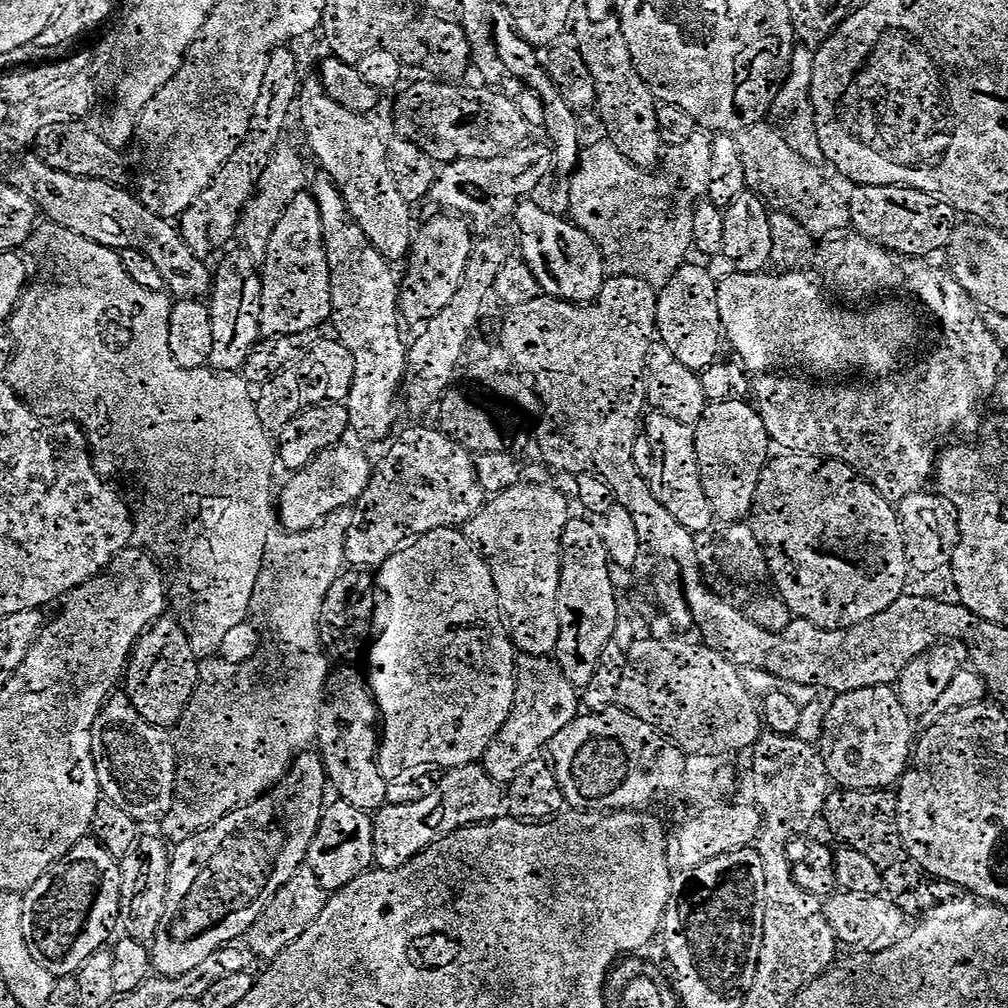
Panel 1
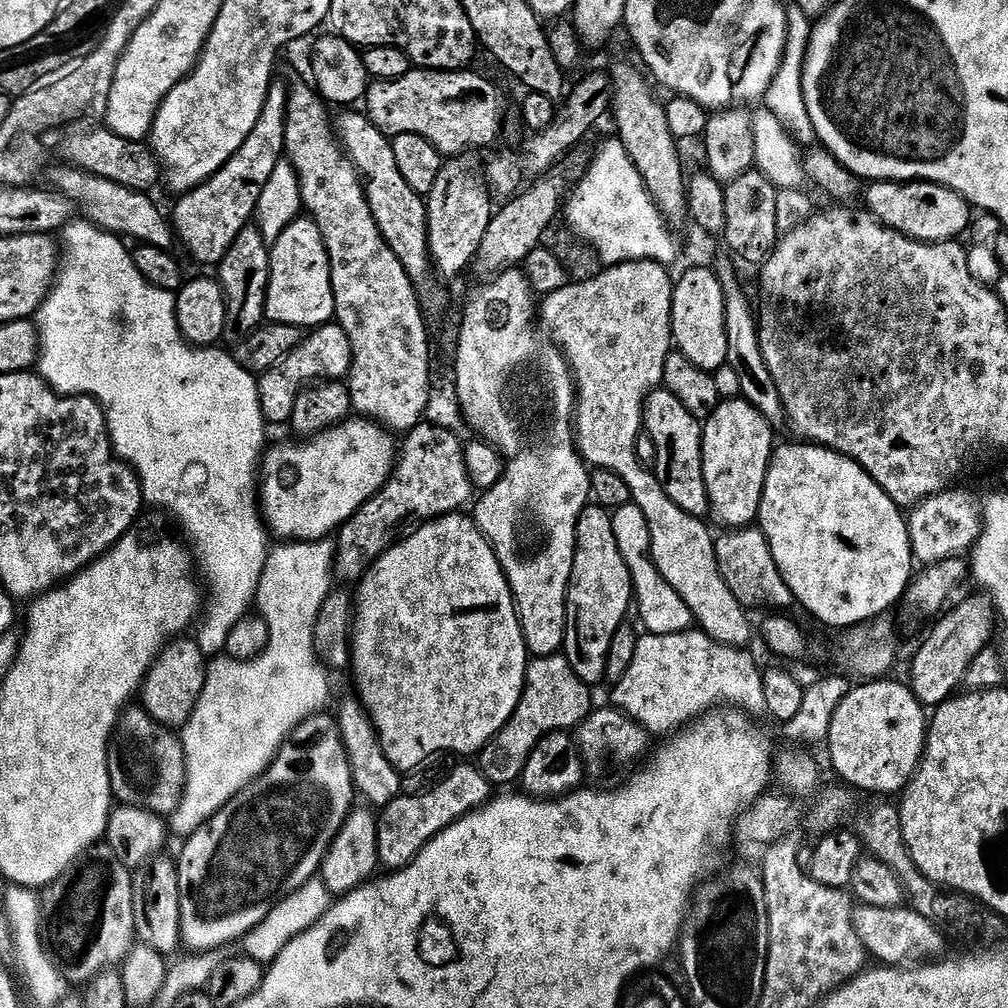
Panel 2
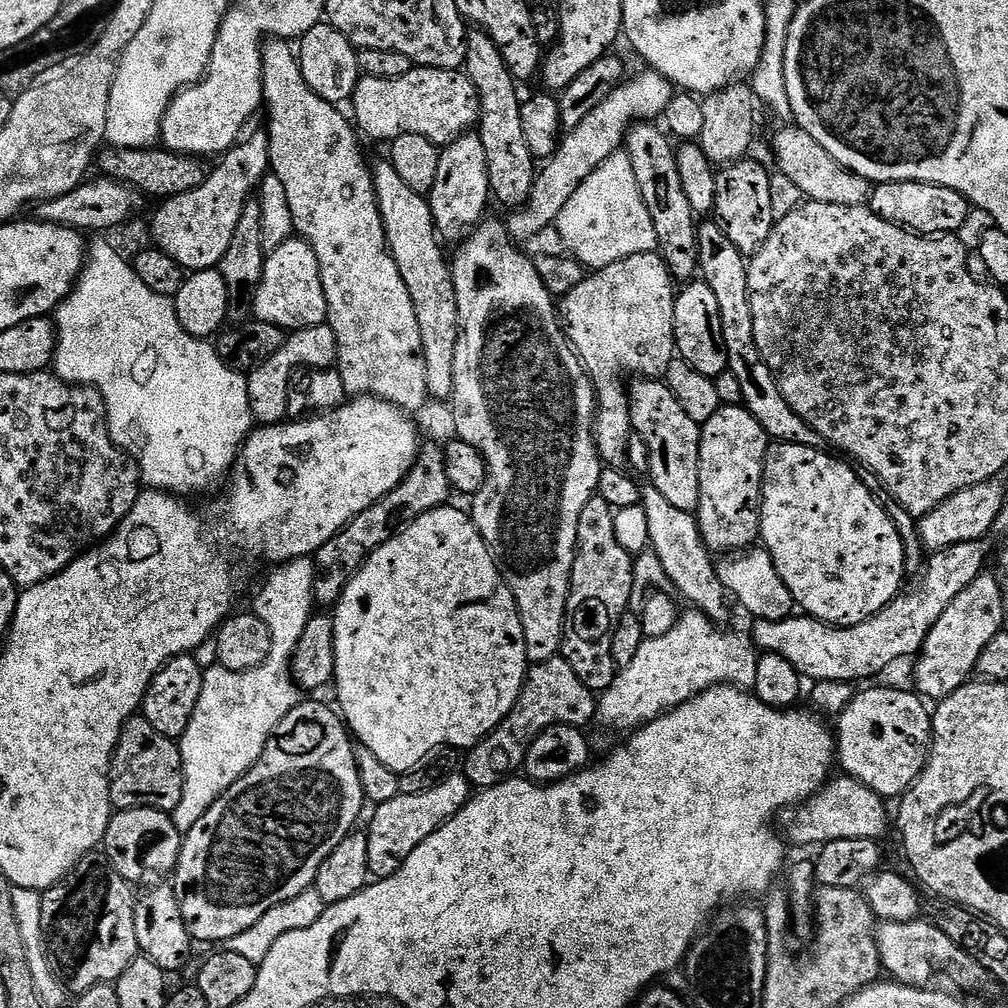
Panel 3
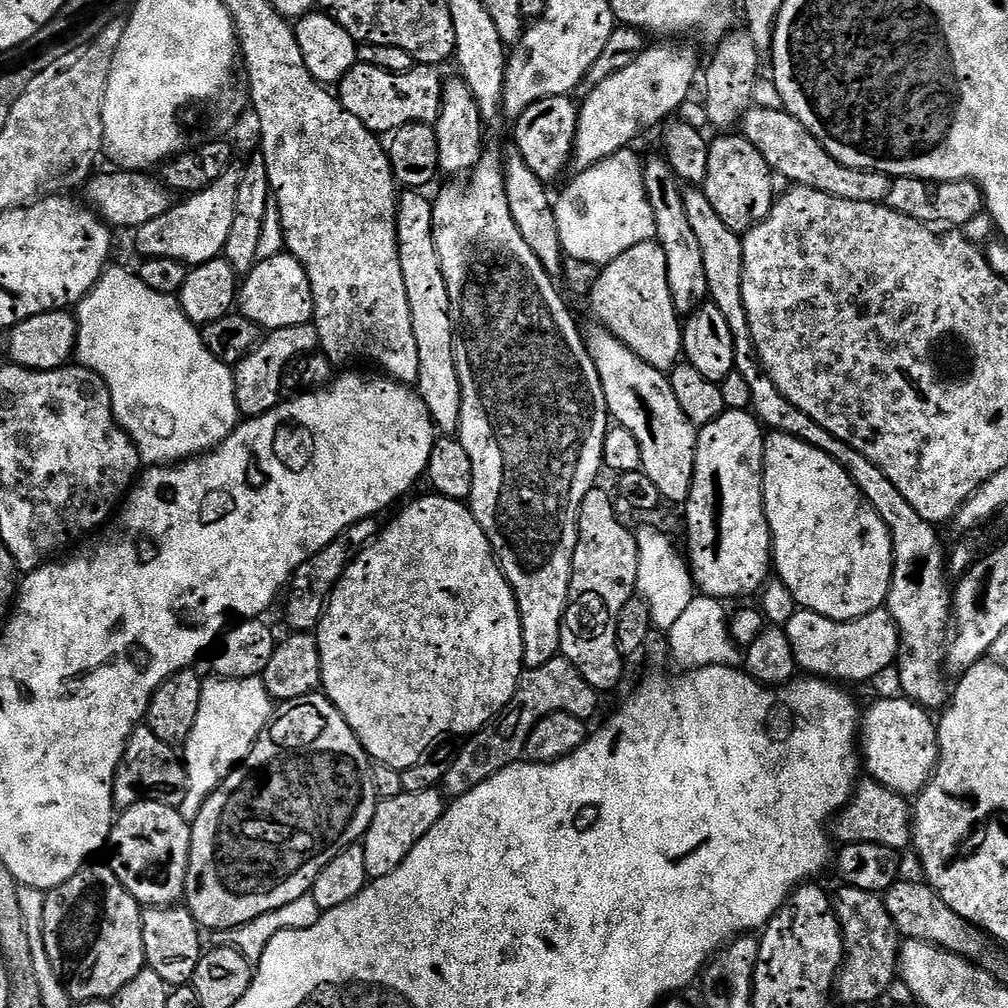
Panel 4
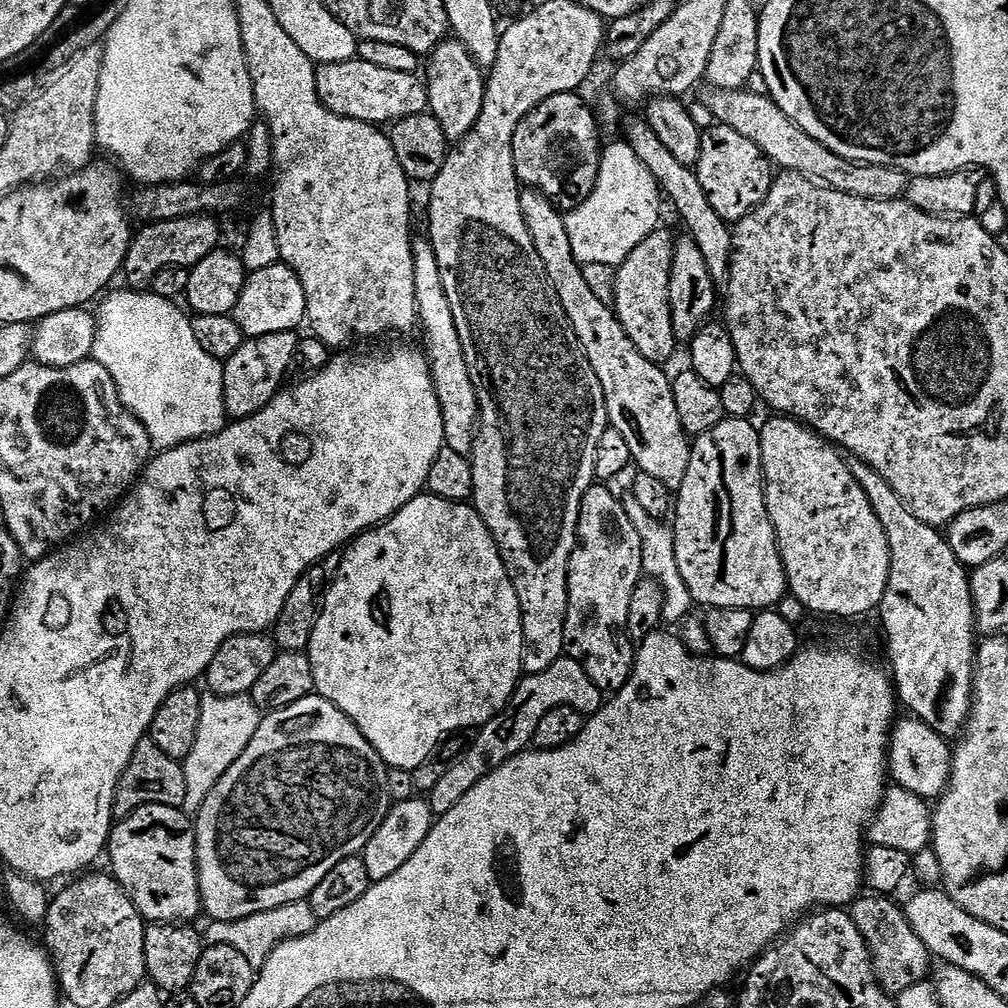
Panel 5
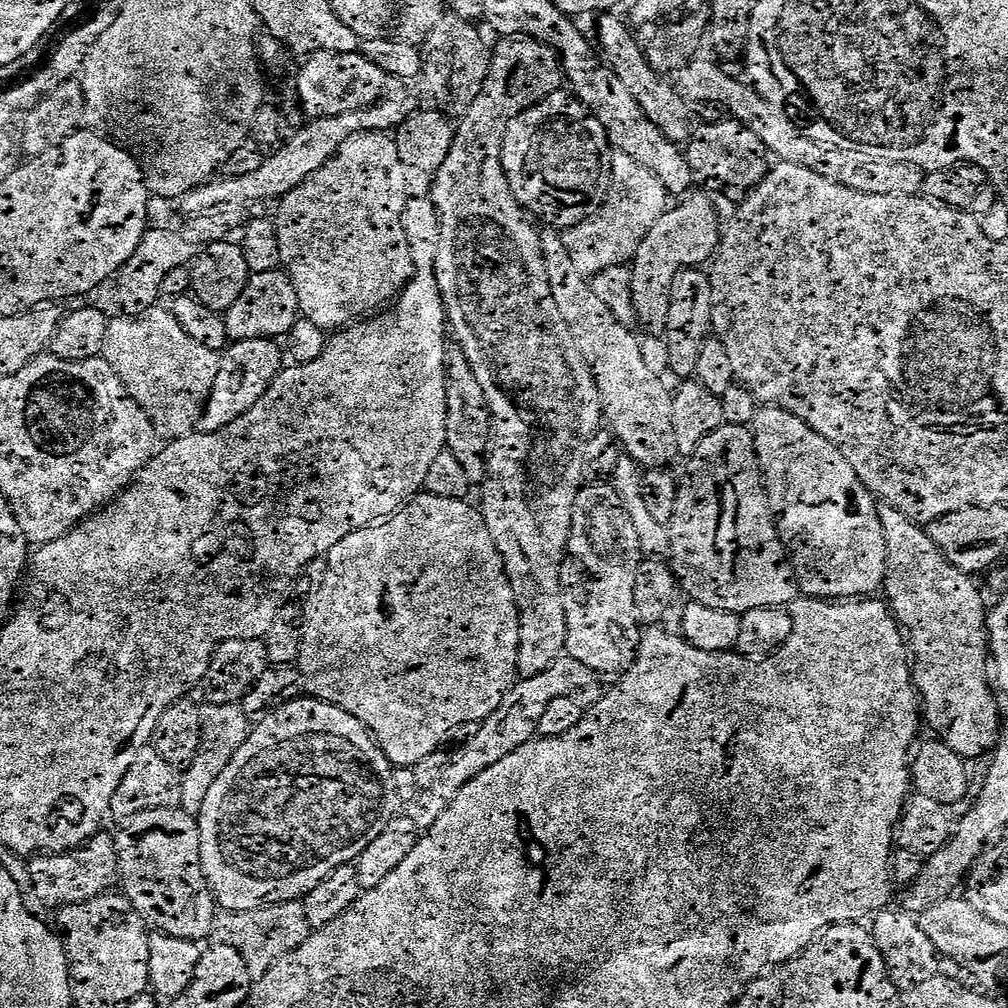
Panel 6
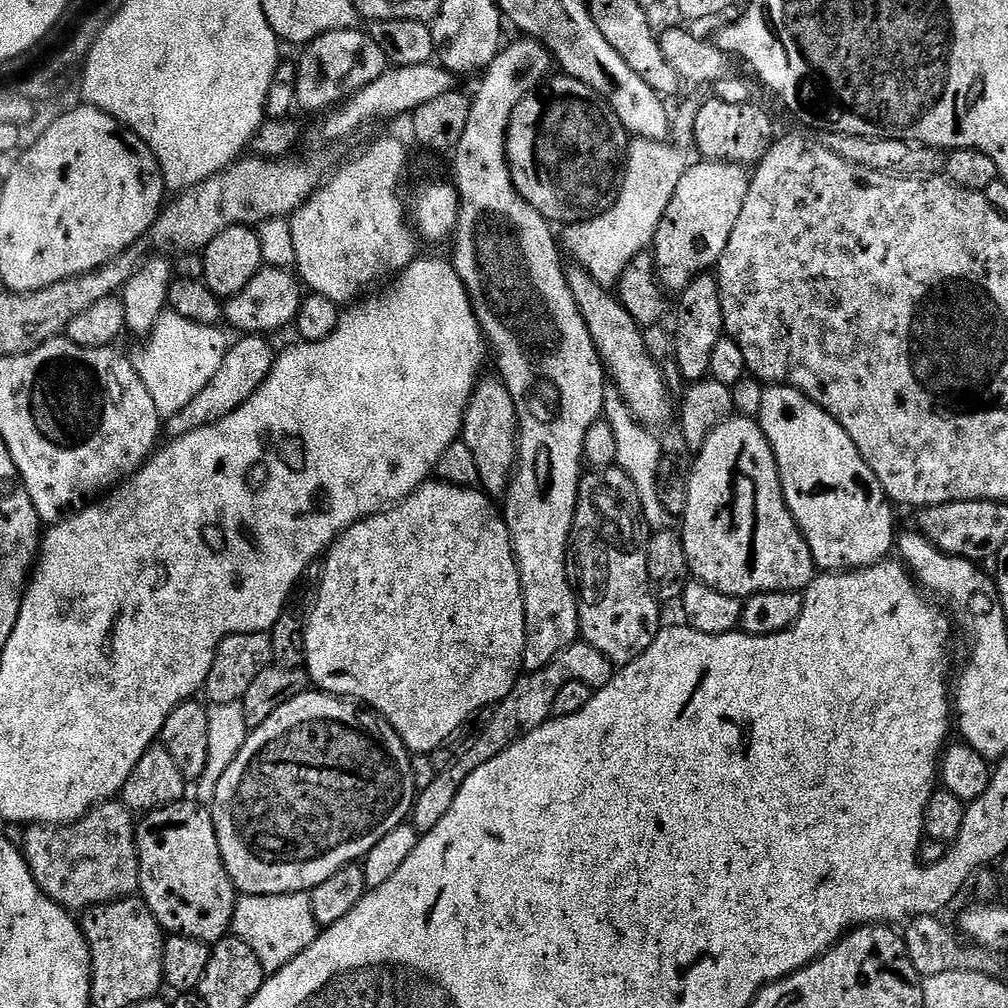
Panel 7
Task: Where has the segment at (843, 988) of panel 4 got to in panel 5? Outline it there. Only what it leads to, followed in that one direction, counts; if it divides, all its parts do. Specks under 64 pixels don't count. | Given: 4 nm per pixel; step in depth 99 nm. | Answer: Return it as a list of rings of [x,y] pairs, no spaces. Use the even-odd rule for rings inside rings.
[[[880,894],[861,895],[852,901],[850,915],[858,926],[862,938],[872,955],[872,969],[876,971],[876,978],[889,994],[899,994],[907,987],[922,983],[929,975],[928,947],[914,934],[910,922],[904,916],[904,909],[898,903],[891,904],[891,899]]]

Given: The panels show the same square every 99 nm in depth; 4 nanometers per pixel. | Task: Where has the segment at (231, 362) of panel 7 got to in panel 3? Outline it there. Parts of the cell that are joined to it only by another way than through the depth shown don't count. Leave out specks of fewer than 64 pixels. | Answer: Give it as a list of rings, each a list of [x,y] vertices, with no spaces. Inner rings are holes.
[[[327,322],[293,331],[285,339],[282,350],[274,354],[274,358],[262,362],[262,366],[247,373],[253,421],[260,426],[281,423],[288,416],[288,398],[294,384],[292,375],[301,369],[331,368],[337,363],[338,354],[338,338]]]

